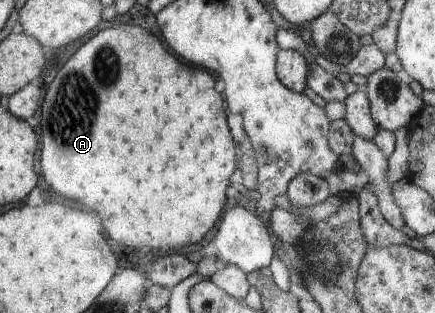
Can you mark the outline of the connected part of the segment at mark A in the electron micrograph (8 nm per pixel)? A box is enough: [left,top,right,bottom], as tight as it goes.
[40,24,236,252]

